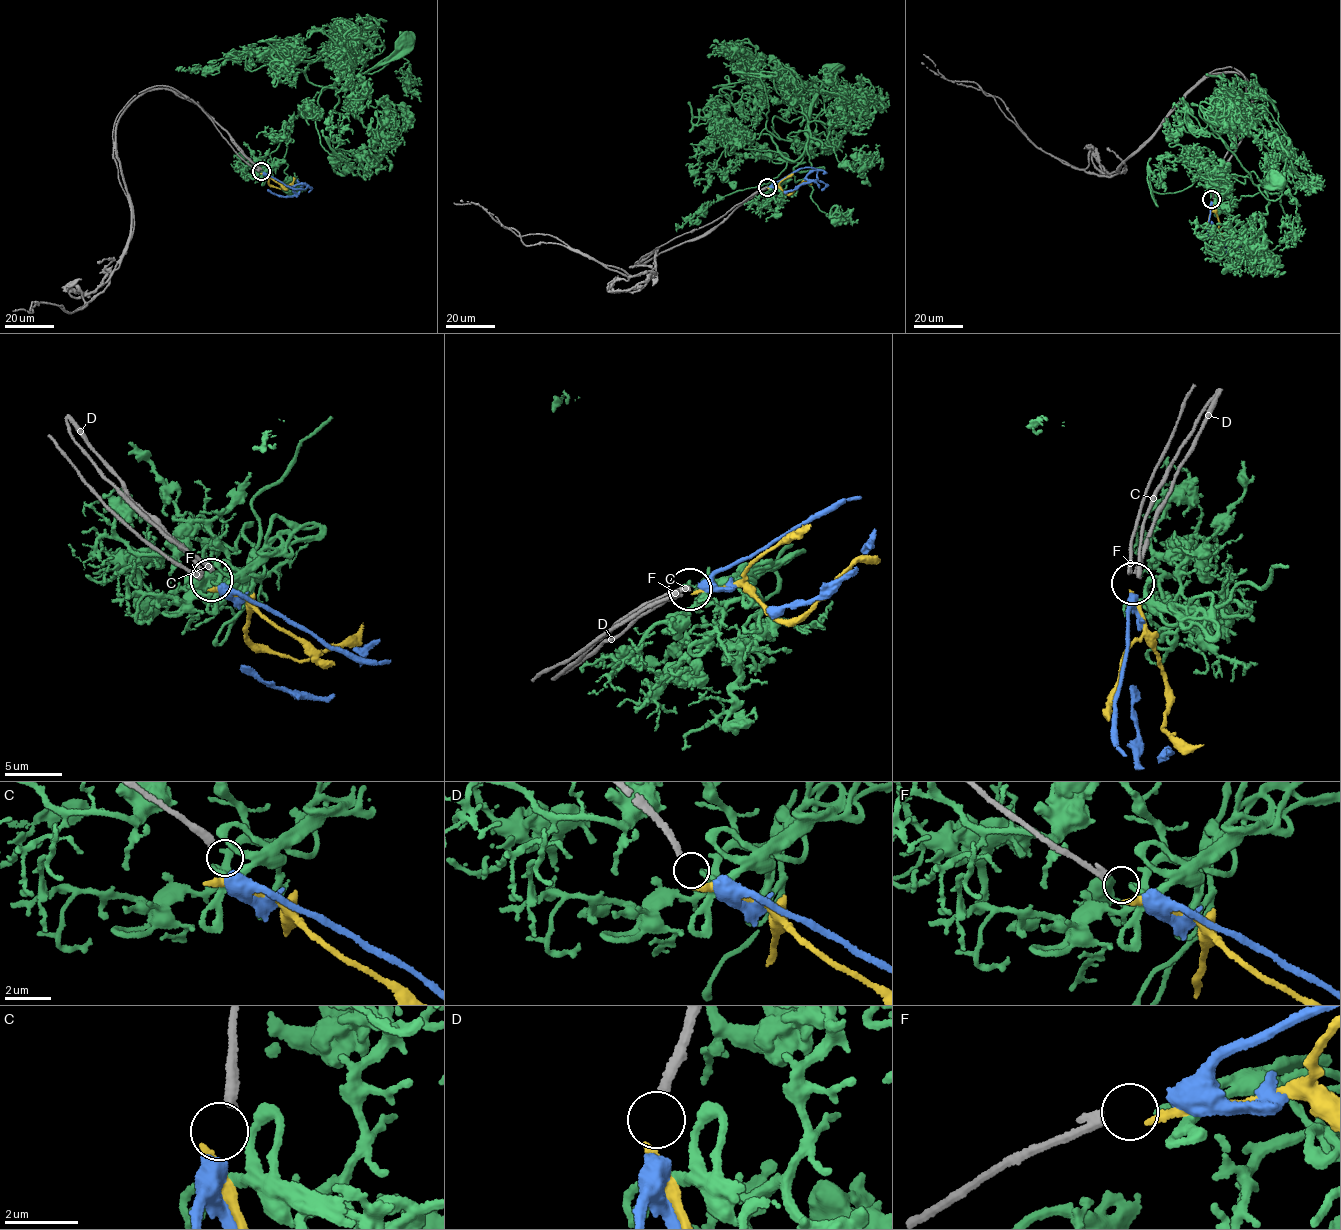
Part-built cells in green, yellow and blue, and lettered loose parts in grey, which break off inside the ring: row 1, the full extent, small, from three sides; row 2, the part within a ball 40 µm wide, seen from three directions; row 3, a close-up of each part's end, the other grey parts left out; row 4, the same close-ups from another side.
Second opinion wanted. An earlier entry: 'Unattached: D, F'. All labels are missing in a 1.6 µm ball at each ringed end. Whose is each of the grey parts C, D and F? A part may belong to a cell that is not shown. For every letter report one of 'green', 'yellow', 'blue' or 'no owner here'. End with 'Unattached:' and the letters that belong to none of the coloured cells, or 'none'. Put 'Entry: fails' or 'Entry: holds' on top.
Entry: fails
C: blue
D: yellow
F: no owner here
Unattached: F

